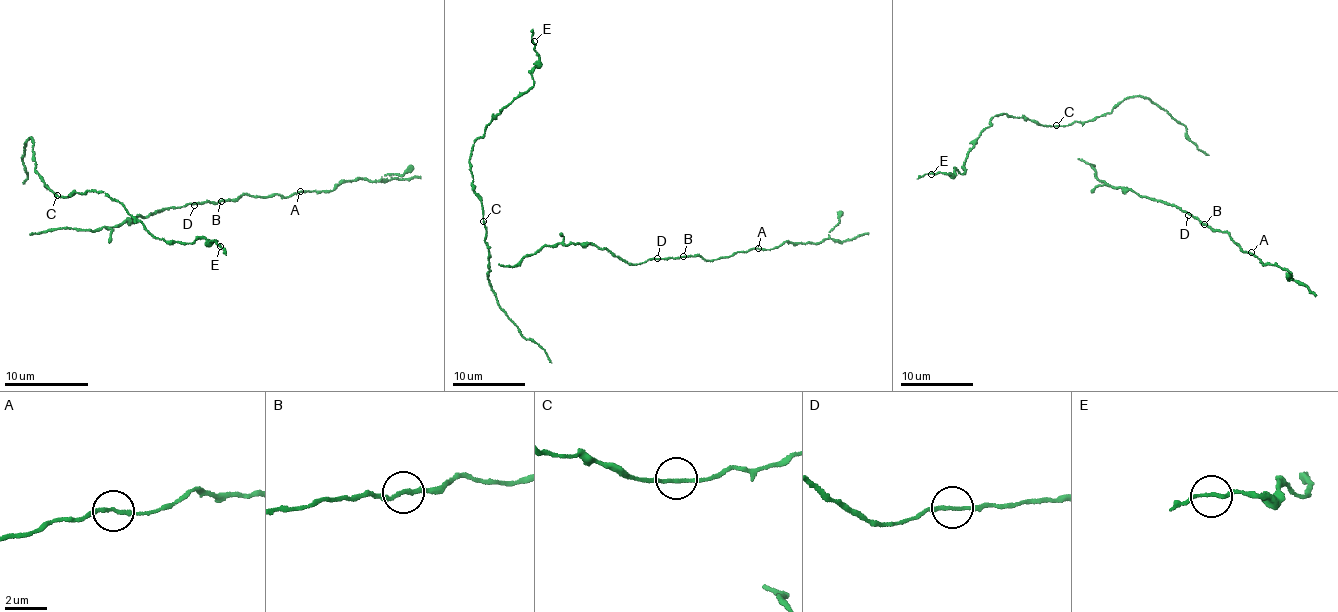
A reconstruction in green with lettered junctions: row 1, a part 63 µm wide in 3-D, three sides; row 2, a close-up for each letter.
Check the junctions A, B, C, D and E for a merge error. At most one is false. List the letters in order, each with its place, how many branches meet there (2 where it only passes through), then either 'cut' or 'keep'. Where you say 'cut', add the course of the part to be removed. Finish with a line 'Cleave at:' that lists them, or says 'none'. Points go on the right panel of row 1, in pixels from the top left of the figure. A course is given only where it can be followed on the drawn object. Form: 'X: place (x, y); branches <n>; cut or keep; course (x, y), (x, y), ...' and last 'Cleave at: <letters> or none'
A: place (1251, 252); branches 2; keep
B: place (1204, 224); branches 2; keep
C: place (1056, 125); branches 2; keep
D: place (1188, 215); branches 2; keep
E: place (931, 174); branches 2; keep
Cleave at: none

